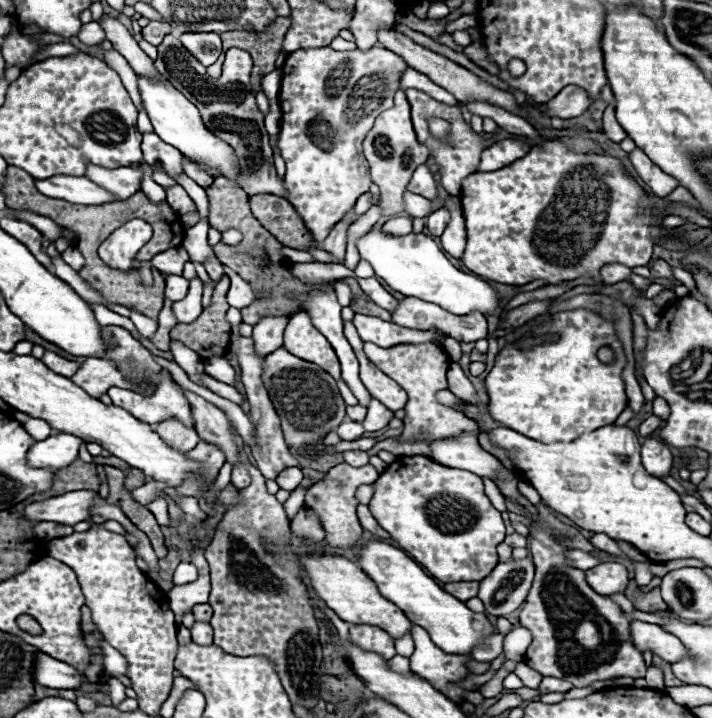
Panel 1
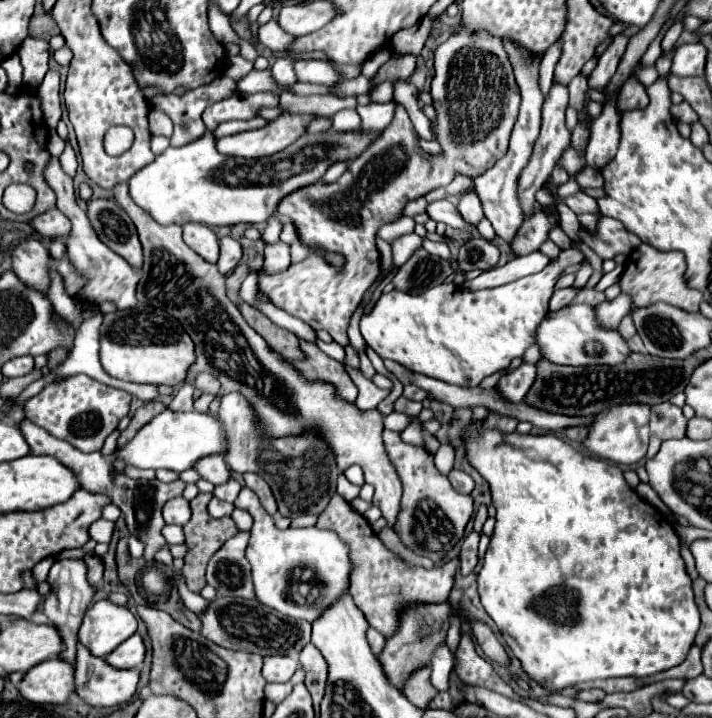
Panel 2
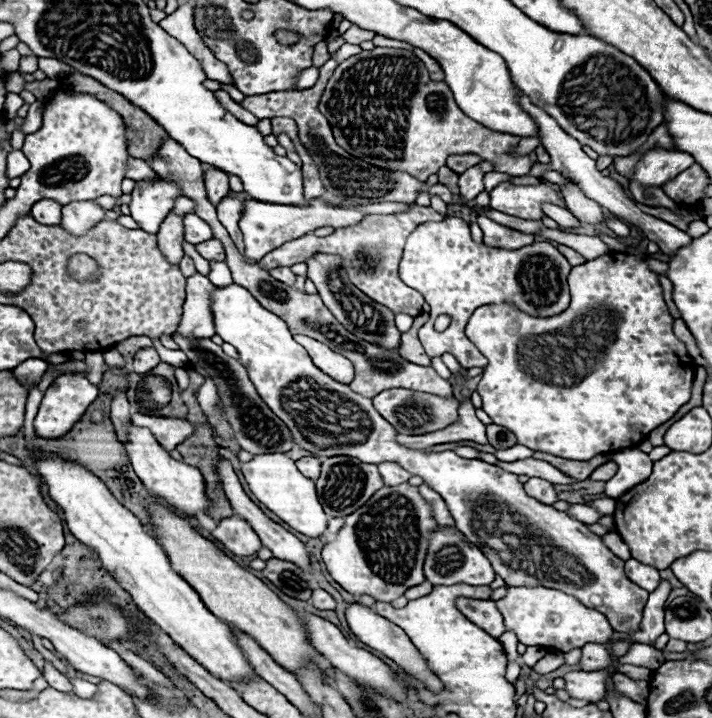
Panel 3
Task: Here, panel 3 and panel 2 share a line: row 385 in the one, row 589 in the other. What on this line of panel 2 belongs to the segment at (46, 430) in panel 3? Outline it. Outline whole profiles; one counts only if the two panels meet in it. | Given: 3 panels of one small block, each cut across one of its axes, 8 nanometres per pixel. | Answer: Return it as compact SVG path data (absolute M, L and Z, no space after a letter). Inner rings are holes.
M62 560L62 564L52 564L50 574L48 574L48 582L50 582L52 590L46 596L42 610L62 638L64 648L58 656L64 662L76 666L76 630L82 622L82 616L84 616L88 604L92 602L92 596L94 596L94 590L86 580L86 564L82 560Z

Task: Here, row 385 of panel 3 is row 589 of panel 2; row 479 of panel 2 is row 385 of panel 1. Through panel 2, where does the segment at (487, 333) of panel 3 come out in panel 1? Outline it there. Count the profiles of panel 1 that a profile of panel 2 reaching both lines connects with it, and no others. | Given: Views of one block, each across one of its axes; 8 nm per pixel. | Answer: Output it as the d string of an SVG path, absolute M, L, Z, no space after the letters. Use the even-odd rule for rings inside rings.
M572 310L552 314L550 320L532 326L526 336L542 336L558 332L558 342L546 342L532 350L520 350L508 344L496 356L496 364L484 380L488 394L488 414L532 440L540 442L570 442L572 438L592 432L600 426L614 424L626 408L626 392L622 370L626 356L616 338L614 324L590 310ZM602 346L614 350L614 362L604 364L596 352Z

